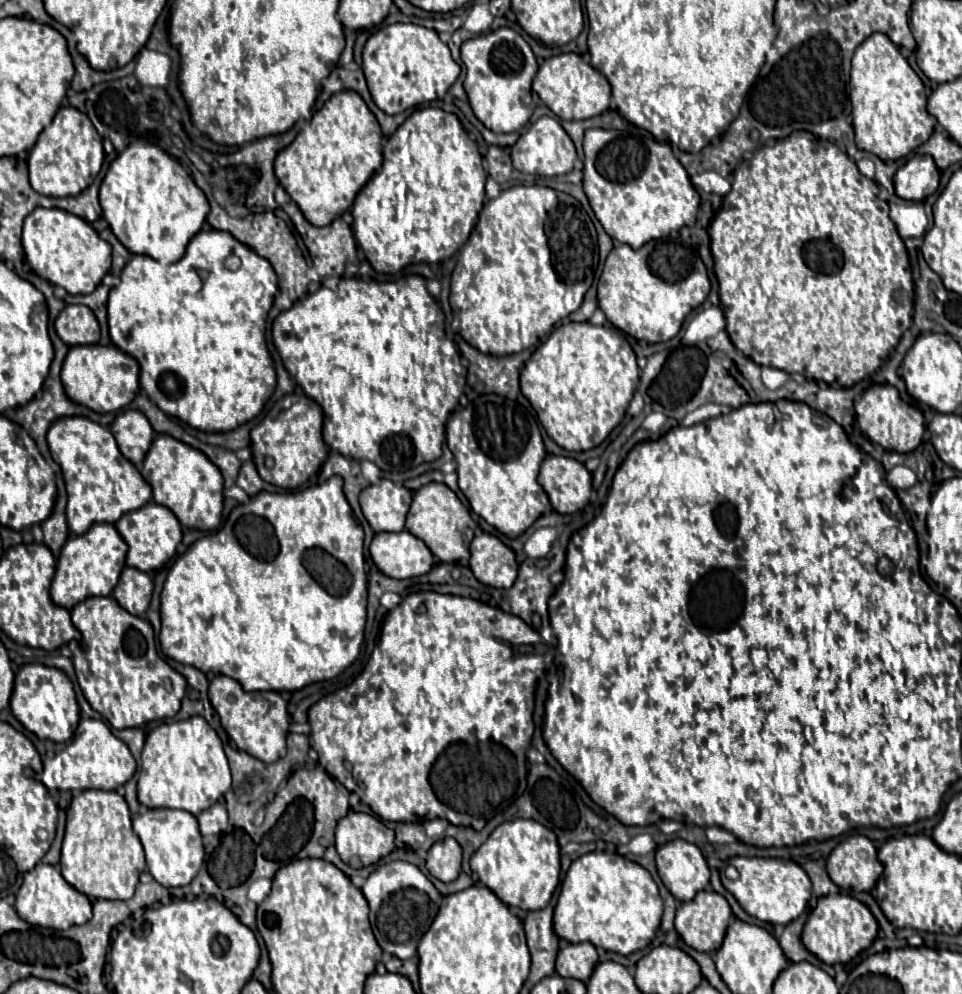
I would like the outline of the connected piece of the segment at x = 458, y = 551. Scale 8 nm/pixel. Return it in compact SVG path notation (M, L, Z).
M429 483L423 485L419 491L415 491L407 515L407 531L425 541L431 553L439 557L443 563L457 563L469 559L469 543L473 539L475 527L477 525L471 519L469 511L445 483Z

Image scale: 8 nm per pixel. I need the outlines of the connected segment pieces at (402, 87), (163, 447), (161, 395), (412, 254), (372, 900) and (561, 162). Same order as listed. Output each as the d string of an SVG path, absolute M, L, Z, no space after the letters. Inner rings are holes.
M395 23L367 39L363 49L363 73L375 105L387 115L397 115L409 107L443 99L459 77L461 67L453 61L449 47L433 29L413 23Z
M159 435L145 457L141 475L153 489L153 501L171 509L181 525L199 531L213 531L219 527L223 511L223 477L201 451L169 435Z
M199 231L187 245L185 255L171 265L161 265L159 261L153 261L151 257L145 255L133 255L129 265L125 265L123 273L121 273L121 283L117 287L113 287L109 291L109 301L107 301L107 317L109 317L109 335L111 341L115 343L117 349L121 349L123 353L129 353L133 359L137 359L137 363L141 365L141 373L139 373L139 383L143 387L143 391L147 393L147 397L167 415L173 415L177 419L181 419L183 423L205 431L205 433L225 433L225 431L233 431L239 425L247 423L249 419L253 419L265 405L265 393L267 399L271 397L273 389L275 389L275 369L273 369L273 361L271 355L267 351L267 343L265 343L265 319L267 313L273 305L277 293L277 275L271 267L271 263L263 257L259 257L253 249L249 249L247 245L239 243L231 233L227 231ZM229 255L237 255L241 259L241 267L237 271L229 271L225 267L225 259Z
M435 107L415 111L405 119L383 147L383 167L359 191L353 203L353 233L377 273L399 273L409 263L437 263L449 259L473 231L485 199L483 159L477 145L467 137L459 119Z
M391 861L377 867L367 877L361 891L369 903L369 921L381 949L399 959L415 957L417 943L433 923L433 917L437 915L437 909L443 899L435 885L413 863Z
M541 117L511 147L511 159L513 159L513 167L519 169L521 173L553 177L553 175L565 175L565 173L573 171L577 153L575 153L573 141L565 133L565 129L559 125L559 121L551 119L551 117Z

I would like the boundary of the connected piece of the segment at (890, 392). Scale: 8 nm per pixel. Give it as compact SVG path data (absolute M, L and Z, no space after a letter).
M873 385L869 387L859 403L855 403L855 413L857 413L857 423L861 431L875 443L879 443L883 449L897 451L897 453L909 453L917 449L917 445L923 439L925 433L925 421L923 415L901 401L899 391L893 385Z

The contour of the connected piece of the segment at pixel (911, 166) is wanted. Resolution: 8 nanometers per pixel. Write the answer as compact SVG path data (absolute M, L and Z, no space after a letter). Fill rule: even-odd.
M913 155L895 173L895 191L905 201L923 201L939 187L939 169L929 155Z

